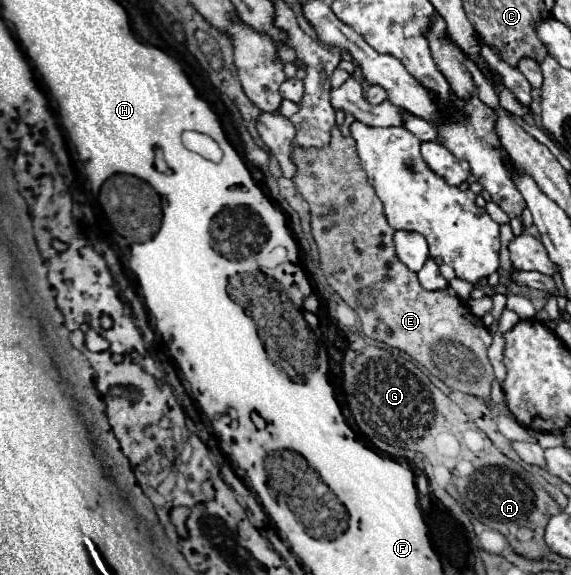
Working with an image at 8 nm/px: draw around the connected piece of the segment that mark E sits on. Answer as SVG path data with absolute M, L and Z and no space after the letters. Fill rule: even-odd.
M335 126L331 132L331 142L325 148L295 148L291 158L297 164L293 182L297 184L301 196L311 204L311 230L319 248L321 268L325 272L327 284L359 314L363 334L367 338L407 352L451 390L487 398L491 392L491 382L495 378L493 366L487 360L487 350L491 346L489 330L485 328L481 318L473 316L469 308L459 302L457 296L421 288L417 274L397 260L393 248L395 230L389 228L383 204L373 192L373 186L367 182L367 176L359 164L355 140L351 136L343 136L341 128Z

